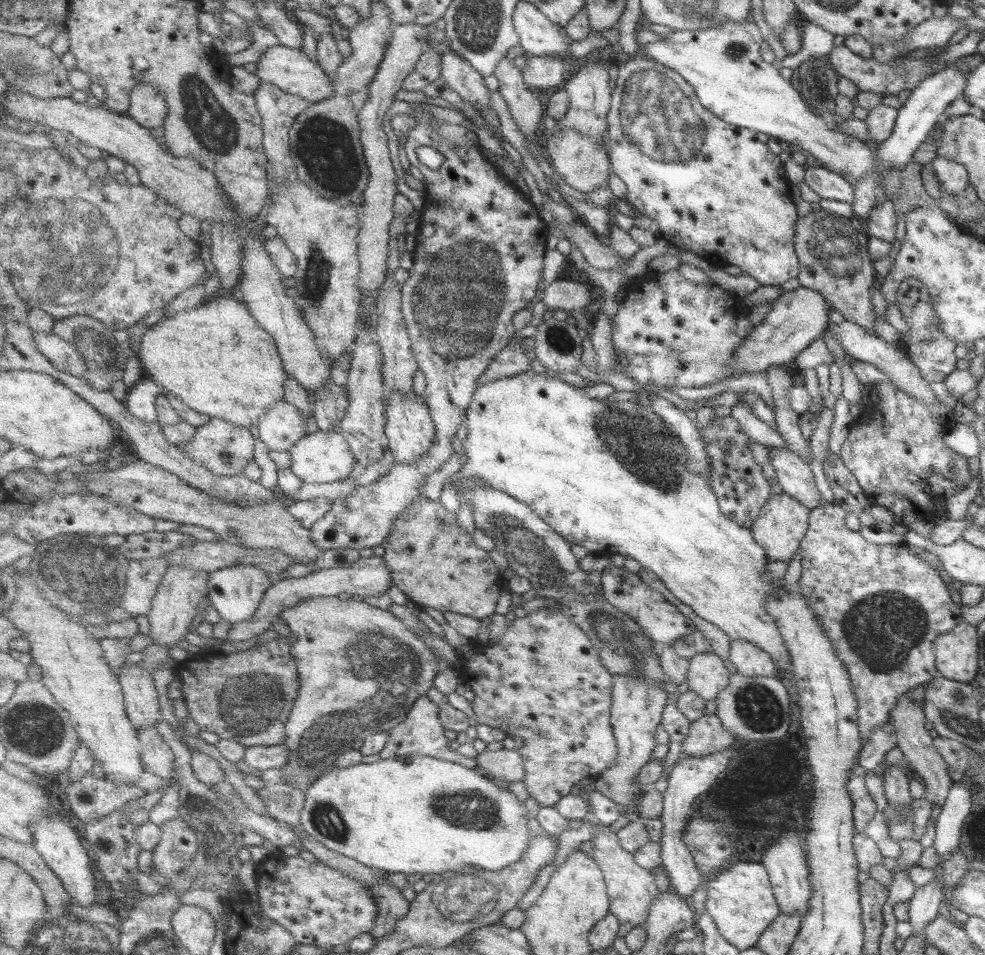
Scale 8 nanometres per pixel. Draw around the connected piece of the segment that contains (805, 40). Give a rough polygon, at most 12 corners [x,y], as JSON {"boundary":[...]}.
{"boundary":[[806,22],[800,27],[801,50],[776,66],[795,69],[814,57],[829,56],[831,32]]}

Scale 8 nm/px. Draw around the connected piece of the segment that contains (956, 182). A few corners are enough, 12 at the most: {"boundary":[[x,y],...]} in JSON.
{"boundary":[[941,156],[931,164],[941,190],[964,195],[969,174],[963,164]]}

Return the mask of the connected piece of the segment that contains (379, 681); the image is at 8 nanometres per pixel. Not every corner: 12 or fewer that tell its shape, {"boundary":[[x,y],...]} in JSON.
{"boundary":[[338,596],[284,609],[302,688],[284,770],[308,790],[326,714],[411,713],[439,656],[394,613]]}

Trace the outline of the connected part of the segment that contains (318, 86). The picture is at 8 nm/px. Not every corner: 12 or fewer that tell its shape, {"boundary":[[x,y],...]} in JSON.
{"boundary":[[277,45],[257,64],[262,81],[312,104],[334,81],[302,49]]}

